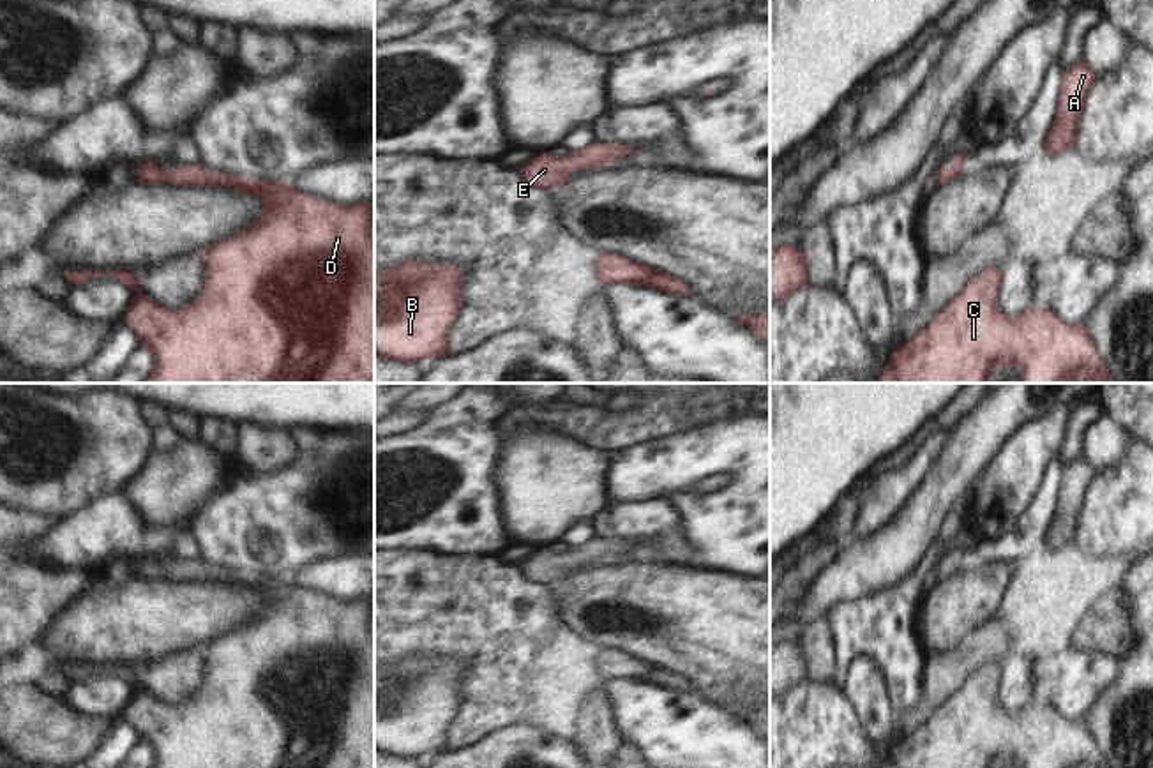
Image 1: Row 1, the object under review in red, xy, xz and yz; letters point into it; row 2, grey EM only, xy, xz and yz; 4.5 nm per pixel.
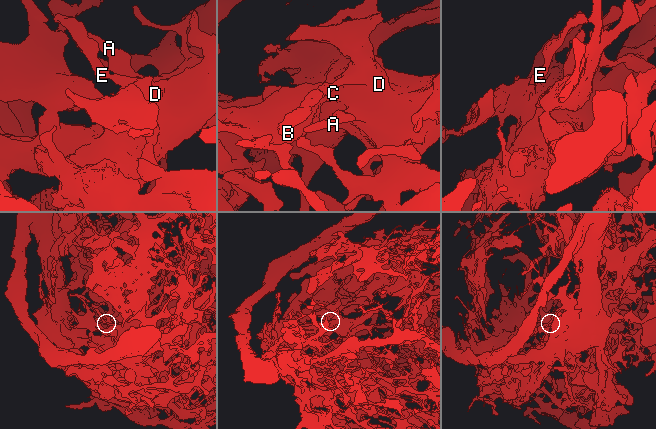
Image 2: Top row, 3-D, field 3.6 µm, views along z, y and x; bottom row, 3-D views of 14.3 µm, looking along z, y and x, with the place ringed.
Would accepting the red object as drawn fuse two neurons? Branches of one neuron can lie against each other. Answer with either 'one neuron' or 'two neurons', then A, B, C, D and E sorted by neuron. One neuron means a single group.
one neuron; A B C D E

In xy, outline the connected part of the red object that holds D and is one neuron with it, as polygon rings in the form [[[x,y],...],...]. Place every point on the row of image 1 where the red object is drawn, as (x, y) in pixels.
[[[145,159],[138,182],[180,187],[226,187],[256,194],[263,205],[244,230],[198,252],[205,277],[194,304],[170,311],[148,298],[132,274],[111,270],[109,277],[136,291],[125,320],[139,343],[152,353],[155,367],[145,383],[374,383],[374,240],[371,238],[373,203],[335,205],[302,194],[291,184],[249,180],[210,171],[201,164],[162,171]]]

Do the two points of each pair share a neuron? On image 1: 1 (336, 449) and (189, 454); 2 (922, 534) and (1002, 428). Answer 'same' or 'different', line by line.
1: different
2: same

